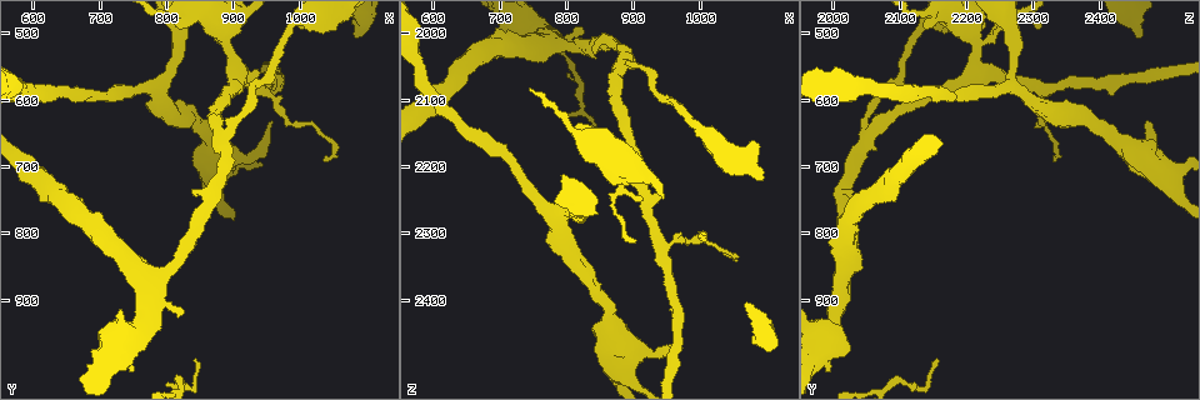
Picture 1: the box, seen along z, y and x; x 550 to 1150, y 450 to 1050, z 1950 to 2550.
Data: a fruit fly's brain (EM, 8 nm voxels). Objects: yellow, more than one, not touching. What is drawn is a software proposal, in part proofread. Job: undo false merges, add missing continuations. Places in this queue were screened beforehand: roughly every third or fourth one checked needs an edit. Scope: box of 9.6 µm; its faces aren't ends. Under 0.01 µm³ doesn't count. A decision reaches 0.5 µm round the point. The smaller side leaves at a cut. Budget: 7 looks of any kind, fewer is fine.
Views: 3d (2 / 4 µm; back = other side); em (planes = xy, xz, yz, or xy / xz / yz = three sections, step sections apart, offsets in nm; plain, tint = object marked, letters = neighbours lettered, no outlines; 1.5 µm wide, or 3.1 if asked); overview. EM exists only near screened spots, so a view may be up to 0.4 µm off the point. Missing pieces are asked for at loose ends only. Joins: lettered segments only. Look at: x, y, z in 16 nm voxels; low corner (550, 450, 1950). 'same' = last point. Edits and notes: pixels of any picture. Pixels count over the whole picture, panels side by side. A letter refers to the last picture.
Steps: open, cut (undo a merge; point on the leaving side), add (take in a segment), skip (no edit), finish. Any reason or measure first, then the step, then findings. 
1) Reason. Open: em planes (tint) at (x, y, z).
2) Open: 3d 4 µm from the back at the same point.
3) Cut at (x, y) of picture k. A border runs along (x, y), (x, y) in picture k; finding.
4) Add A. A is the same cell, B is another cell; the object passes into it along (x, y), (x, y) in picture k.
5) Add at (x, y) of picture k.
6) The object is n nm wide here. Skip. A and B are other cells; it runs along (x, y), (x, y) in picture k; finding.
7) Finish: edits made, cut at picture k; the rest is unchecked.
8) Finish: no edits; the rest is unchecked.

Sudden change in width. Open: em 3.1 µm xz step 8 (tint) at (885, 505, 2210).

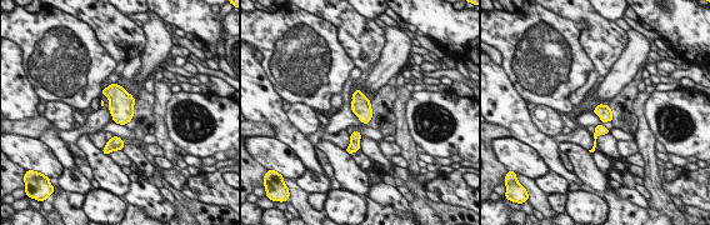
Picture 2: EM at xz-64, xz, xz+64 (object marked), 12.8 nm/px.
Open: em 3.1 µm xy step 16 (tint) at the same point.

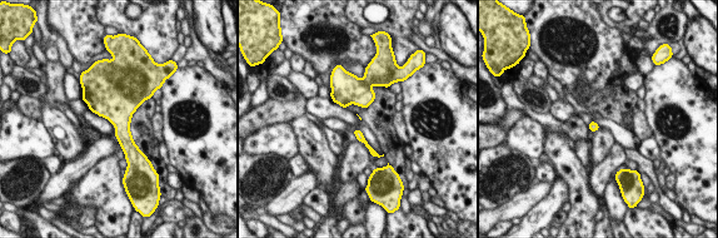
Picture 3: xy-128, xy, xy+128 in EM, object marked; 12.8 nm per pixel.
Open: em 3.1 µm xy step 16 (letters) at the same point.

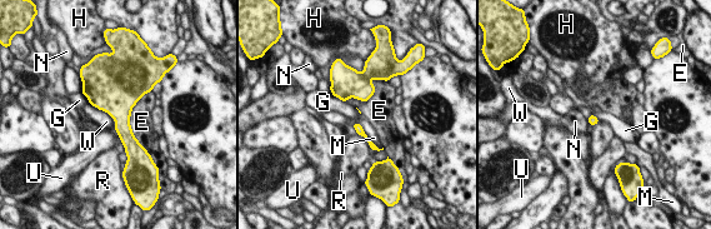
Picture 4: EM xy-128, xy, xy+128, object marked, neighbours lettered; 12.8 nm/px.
Skip. E, G, H, M, N, R, U and W are other cells; all the same neuron.

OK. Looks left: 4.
An open end. Open: 3d 2 µm at (1080, 510, 2460).

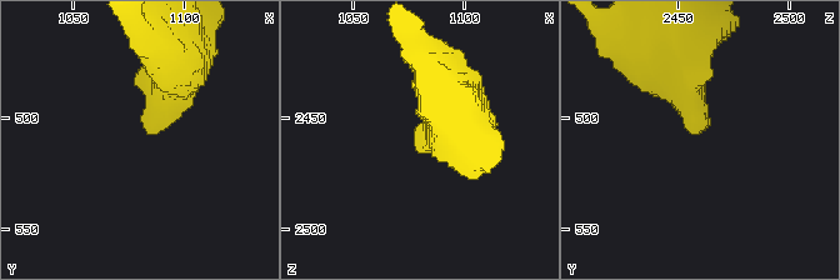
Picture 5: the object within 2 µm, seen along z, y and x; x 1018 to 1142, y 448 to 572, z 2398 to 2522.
Need the tissue. Open: em xz step 4 (tint) at (1085, 508, 2459).

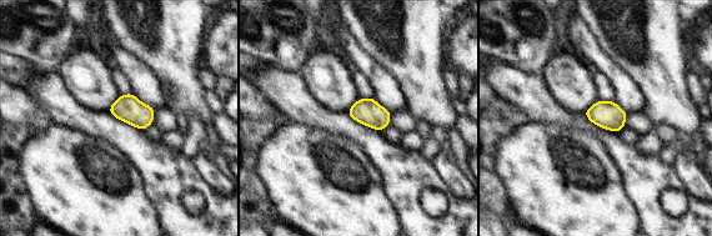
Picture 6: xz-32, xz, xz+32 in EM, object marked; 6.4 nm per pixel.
Open: em planes (letters) at the same point.

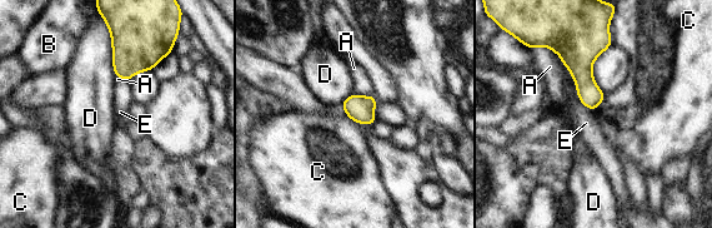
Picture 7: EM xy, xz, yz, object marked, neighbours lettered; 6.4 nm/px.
Skip. A, B, C, D and E are other cells; a border runs along (340, 105), (355, 123) in picture 7; no lettered segment goes on from it.

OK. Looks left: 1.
Finish: no edits; the rest is unchecked.

